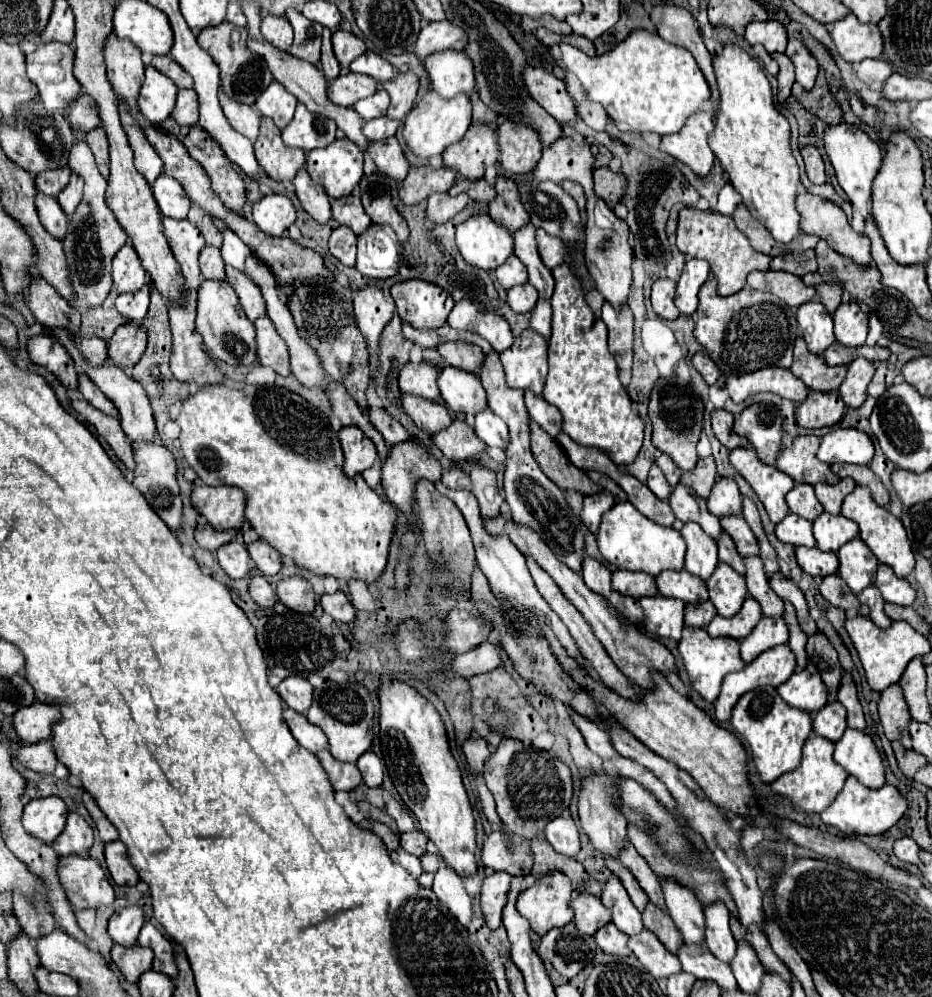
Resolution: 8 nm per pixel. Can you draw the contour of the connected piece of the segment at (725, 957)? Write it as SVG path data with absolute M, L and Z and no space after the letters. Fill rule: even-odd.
M719 902L719 906L707 906L705 910L705 920L707 920L707 948L715 958L721 962L731 964L737 942L733 940L733 934L729 930L729 910Z

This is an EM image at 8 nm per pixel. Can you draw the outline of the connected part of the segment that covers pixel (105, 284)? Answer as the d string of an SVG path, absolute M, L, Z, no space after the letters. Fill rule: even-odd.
M79 140L73 144L69 152L69 168L83 176L85 196L79 204L79 210L75 210L73 218L69 220L67 236L63 238L63 250L67 254L67 264L71 266L71 278L75 278L75 294L79 294L81 306L93 308L99 306L111 290L111 258L125 244L127 234L105 202L107 180L99 174L87 142Z

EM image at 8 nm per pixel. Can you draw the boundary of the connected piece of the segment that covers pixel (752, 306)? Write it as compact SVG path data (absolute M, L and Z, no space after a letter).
M711 276L699 290L699 308L695 314L695 338L725 376L741 376L769 366L791 366L799 326L795 310L773 294L745 286L739 294L723 298L715 292L715 278Z

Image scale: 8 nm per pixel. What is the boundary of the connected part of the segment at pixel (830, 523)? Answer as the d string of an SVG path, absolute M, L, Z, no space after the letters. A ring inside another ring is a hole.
M823 512L813 522L813 534L815 534L819 550L837 552L843 544L853 540L859 534L859 530L857 530L855 522L851 522L843 516L833 516L829 512Z

